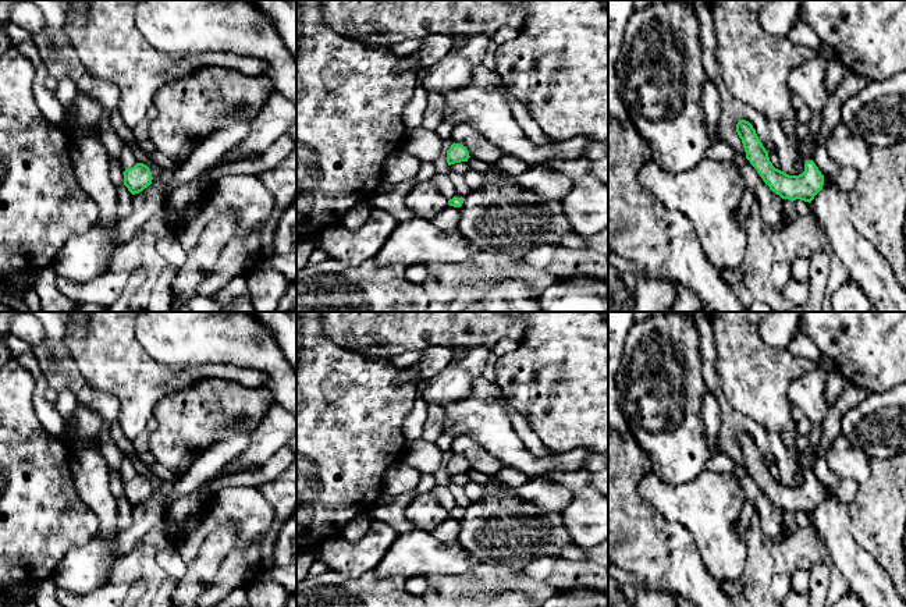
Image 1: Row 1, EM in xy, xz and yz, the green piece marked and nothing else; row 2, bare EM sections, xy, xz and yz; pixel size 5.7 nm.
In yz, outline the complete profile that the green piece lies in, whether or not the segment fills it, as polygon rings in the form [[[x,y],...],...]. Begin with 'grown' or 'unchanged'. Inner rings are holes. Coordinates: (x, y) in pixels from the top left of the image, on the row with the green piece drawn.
unchanged; [[[739,120],[736,132],[742,139],[746,159],[757,170],[763,181],[782,199],[811,202],[822,189],[824,175],[813,160],[804,163],[804,171],[789,175],[772,166],[768,152],[758,139],[756,129],[746,120]]]

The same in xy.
unchanged; [[[136,163],[134,167],[124,171],[124,185],[135,195],[142,192],[152,184],[152,171],[143,163]]]

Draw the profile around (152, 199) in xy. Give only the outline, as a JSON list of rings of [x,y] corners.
[[[181,160],[174,161],[170,168],[161,170],[148,188],[134,195],[132,210],[128,216],[117,219],[111,242],[124,246],[134,241],[142,232],[142,226],[152,216],[167,209],[164,189],[182,164],[184,161]]]

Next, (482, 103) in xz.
[[[483,64],[475,68],[469,85],[444,96],[443,120],[451,120],[456,127],[470,123],[486,139],[491,141],[504,155],[516,157],[527,164],[547,160],[576,160],[591,142],[587,136],[559,141],[553,145],[536,146],[525,135],[507,102],[501,78],[495,70]]]

